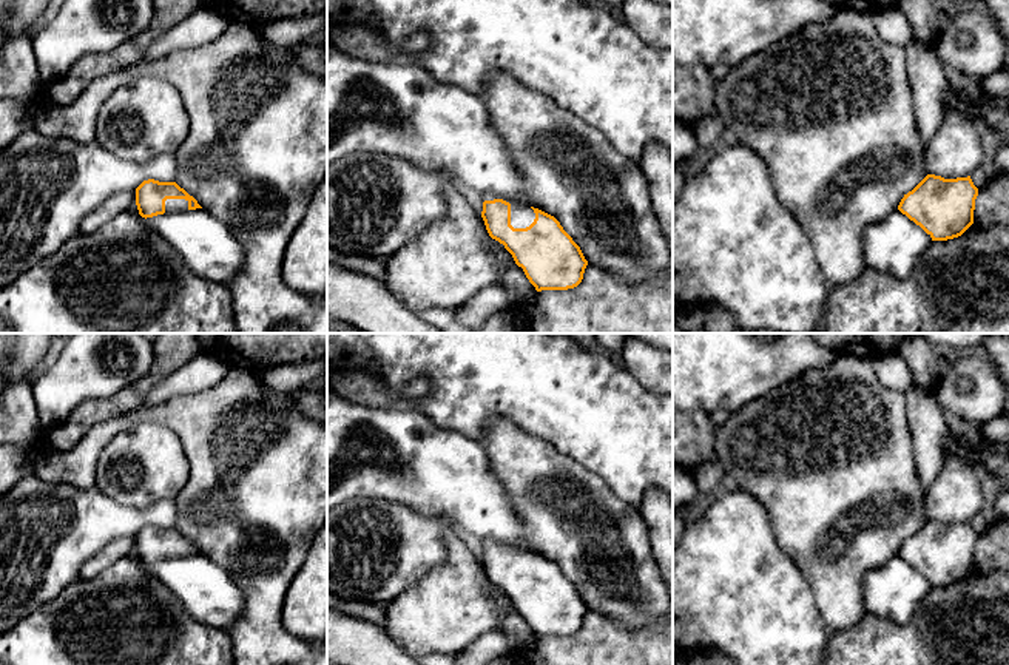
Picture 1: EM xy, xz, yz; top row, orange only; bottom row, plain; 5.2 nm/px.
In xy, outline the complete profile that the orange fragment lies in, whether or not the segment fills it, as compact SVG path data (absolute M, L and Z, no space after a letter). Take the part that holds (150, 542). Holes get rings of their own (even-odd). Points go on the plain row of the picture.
M143 526L136 534L136 551L142 563L153 563L164 559L202 554L176 528Z

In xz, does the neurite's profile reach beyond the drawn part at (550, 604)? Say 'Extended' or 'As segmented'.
Extended

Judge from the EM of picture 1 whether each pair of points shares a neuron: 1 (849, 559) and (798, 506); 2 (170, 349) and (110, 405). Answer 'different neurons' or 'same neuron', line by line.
1: same neuron
2: same neuron

